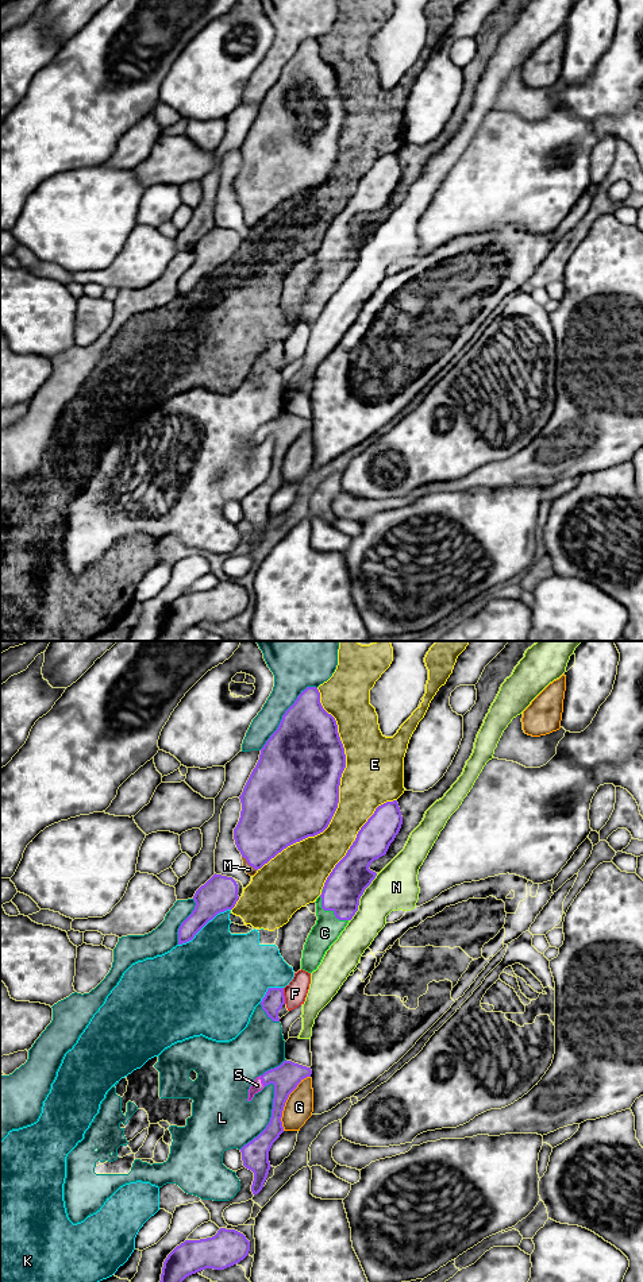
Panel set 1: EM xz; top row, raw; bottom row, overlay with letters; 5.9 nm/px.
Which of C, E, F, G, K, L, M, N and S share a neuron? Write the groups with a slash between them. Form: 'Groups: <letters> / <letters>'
Groups: C M S / E K / F / G / L / N

